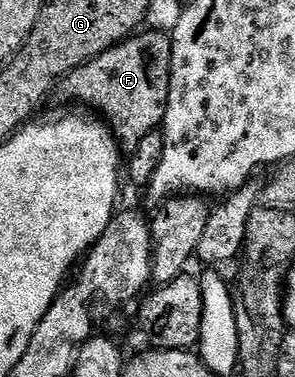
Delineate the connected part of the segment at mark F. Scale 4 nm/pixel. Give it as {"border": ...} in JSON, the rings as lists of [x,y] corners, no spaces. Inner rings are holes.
{"border":[[[140,31],[122,44],[116,44],[108,52],[73,69],[61,81],[61,89],[69,99],[87,108],[103,111],[102,119],[114,132],[120,149],[127,154],[141,146],[141,138],[145,138],[145,134],[156,131],[162,125],[169,102],[171,38],[166,31],[147,31]]]}

